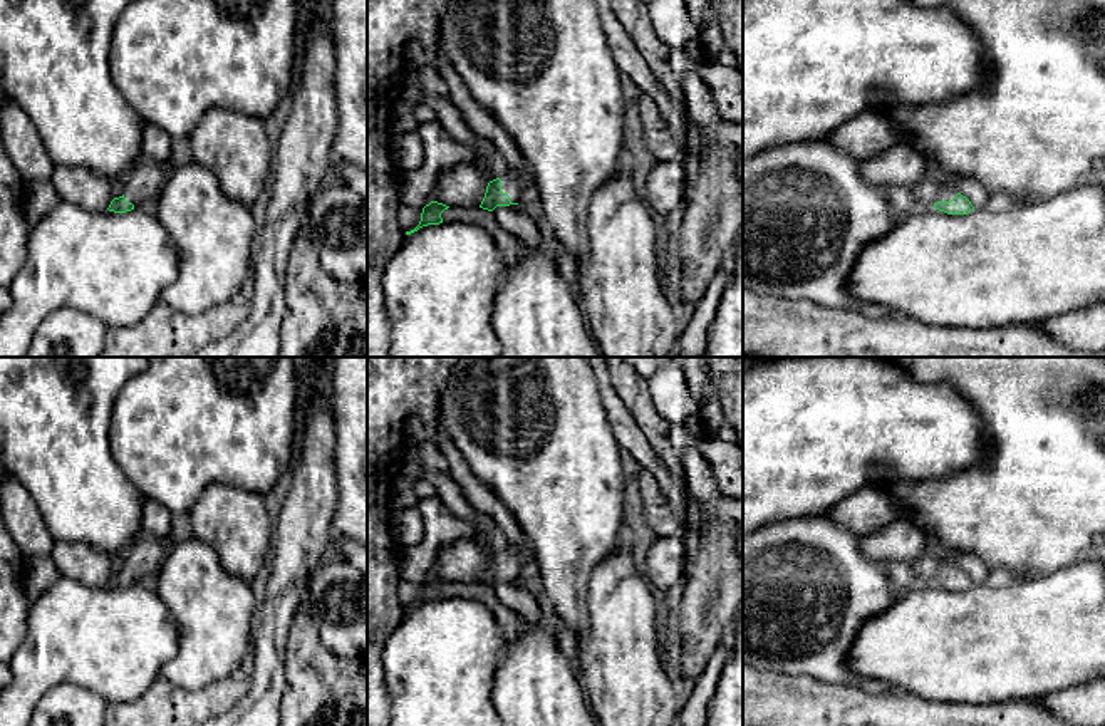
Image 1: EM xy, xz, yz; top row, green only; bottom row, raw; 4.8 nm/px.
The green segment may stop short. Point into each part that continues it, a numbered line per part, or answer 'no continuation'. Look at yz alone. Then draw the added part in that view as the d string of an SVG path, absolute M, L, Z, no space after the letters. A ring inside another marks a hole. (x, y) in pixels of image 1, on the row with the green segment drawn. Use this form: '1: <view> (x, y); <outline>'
1: yz (948, 191); M936 171L932 174L941 183L941 189L937 193L936 203L937 201L951 201L957 194L957 189L951 183L951 178L949 176L944 176L944 174L939 174Z

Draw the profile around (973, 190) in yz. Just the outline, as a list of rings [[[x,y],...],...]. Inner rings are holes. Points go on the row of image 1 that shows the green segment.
[[[951,178],[951,183],[974,208],[984,208],[991,193],[974,178]]]

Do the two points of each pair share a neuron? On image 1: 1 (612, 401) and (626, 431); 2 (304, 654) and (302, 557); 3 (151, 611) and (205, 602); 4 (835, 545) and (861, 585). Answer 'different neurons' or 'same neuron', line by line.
1: same neuron
2: different neurons
3: different neurons
4: same neuron

